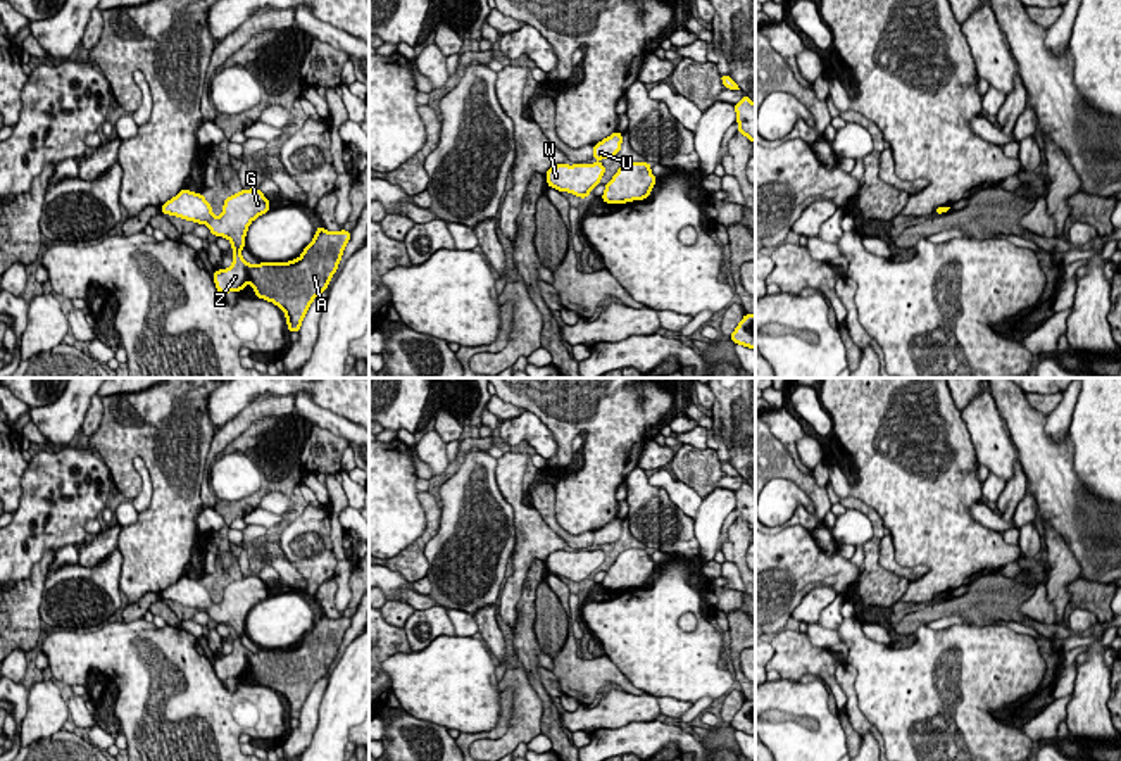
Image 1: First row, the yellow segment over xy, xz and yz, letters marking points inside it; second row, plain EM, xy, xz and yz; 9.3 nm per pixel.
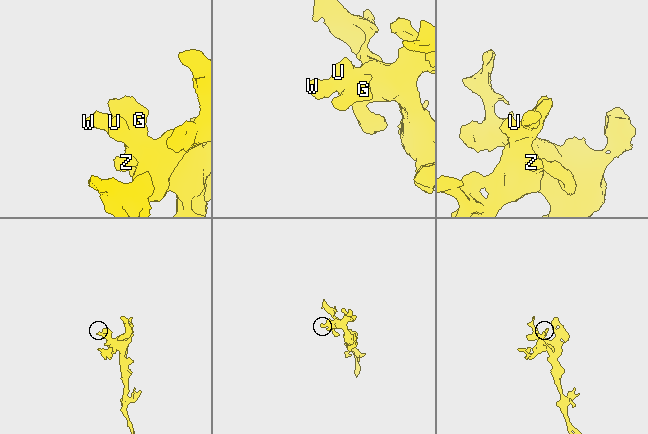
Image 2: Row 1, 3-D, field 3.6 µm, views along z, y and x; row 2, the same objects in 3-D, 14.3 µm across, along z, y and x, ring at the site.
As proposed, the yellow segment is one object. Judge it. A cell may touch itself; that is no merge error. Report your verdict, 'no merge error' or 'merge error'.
no merge error

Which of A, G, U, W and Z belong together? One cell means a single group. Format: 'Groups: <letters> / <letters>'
Groups: A G U W Z

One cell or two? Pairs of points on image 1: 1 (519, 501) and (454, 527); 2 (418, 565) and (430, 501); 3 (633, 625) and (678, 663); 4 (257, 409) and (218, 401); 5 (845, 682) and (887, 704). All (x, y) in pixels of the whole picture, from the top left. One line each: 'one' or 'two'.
1: two
2: one
3: one
4: two
5: two

